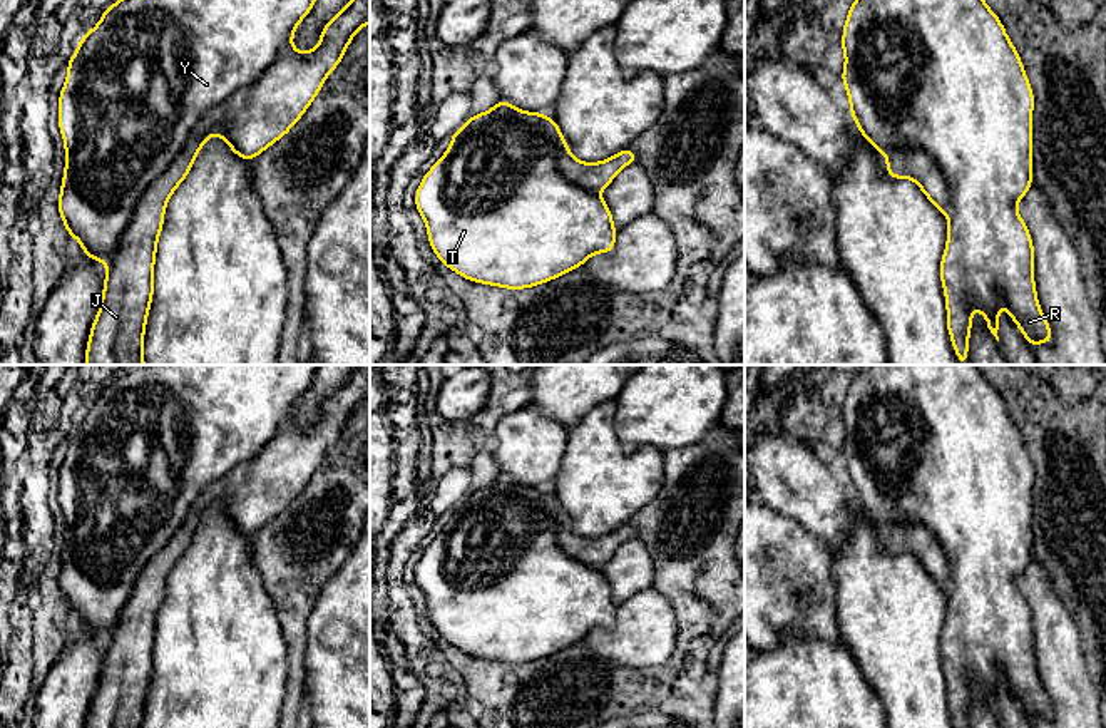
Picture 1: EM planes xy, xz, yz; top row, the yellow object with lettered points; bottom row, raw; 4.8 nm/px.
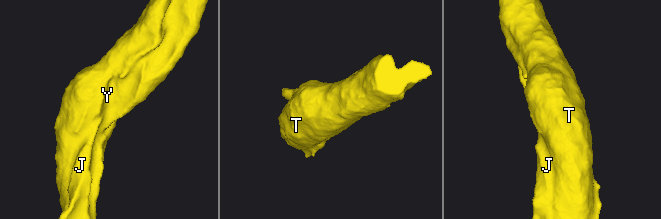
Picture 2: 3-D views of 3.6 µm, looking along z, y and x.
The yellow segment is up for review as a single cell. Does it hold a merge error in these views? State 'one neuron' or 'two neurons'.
two neurons

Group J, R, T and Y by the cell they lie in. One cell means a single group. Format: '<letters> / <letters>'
J / R T Y

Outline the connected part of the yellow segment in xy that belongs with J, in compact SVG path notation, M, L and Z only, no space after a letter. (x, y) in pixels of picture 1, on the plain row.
M358 365L323 402L315 423L300 430L294 420L288 420L254 459L204 489L179 531L134 582L110 633L85 728L144 728L166 581L204 517L218 509L238 532L253 536L300 495L325 454L341 437L355 408L368 398L370 365Z

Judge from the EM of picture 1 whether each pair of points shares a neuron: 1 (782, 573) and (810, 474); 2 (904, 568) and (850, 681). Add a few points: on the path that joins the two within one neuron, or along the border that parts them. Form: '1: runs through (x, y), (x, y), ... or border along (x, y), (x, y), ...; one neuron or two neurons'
1: runs through (782, 548), (782, 538), (798, 516), (798, 499); one neuron
2: border along (844, 640), (879, 698); two neurons

